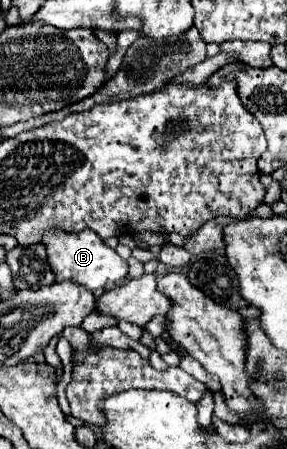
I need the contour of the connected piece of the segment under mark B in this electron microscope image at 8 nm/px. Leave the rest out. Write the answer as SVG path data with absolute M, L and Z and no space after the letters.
M82 230L78 234L68 232L46 232L42 244L48 252L48 262L52 266L52 272L56 274L56 282L76 282L92 292L98 288L108 288L114 284L120 284L128 274L128 262L120 258L116 250L112 250L96 232Z

